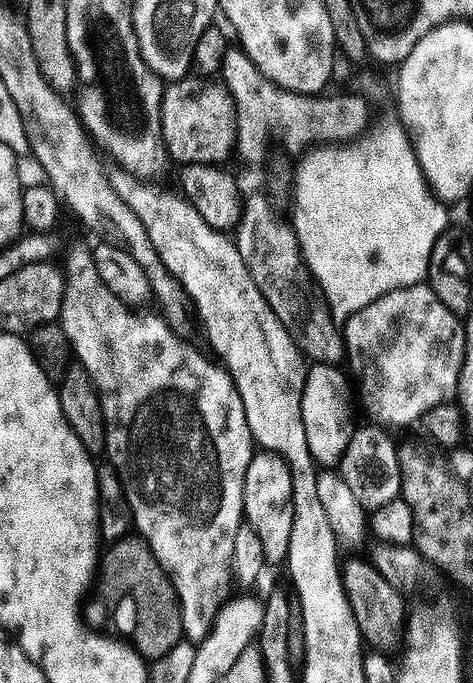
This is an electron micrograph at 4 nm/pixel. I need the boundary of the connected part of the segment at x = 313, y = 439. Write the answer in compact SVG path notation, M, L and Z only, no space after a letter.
M313 363L307 369L304 377L304 389L302 390L302 426L306 430L306 446L310 450L313 461L320 466L339 465L342 454L350 442L354 431L352 424L352 400L354 404L354 392L348 389L348 380L340 373L341 369L334 364Z

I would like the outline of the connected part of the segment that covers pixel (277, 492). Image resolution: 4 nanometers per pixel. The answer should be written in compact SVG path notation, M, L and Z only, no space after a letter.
M257 451L253 455L250 466L246 466L242 502L244 503L244 520L253 528L259 541L262 542L265 565L283 565L288 559L290 530L294 522L292 477L288 475L288 465L270 452Z

